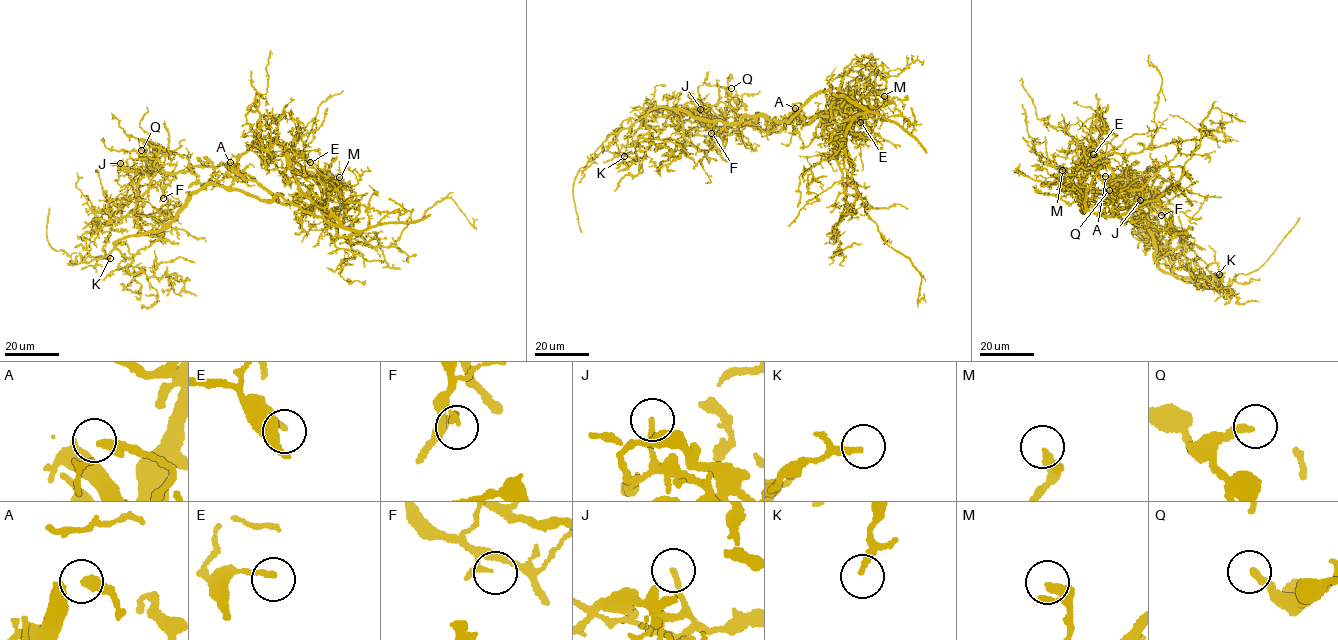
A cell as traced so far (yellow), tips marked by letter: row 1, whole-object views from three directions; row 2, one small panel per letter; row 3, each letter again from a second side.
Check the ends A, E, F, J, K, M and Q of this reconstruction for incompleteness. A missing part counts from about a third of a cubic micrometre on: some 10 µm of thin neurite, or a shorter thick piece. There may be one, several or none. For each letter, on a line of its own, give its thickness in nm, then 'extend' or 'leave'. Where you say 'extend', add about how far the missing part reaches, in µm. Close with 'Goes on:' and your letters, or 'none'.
A: 360 nm thick; leave
E: 200 nm thick; leave
F: 160 nm thick; leave
J: 160 nm thick; leave
K: 140 nm thick; leave
M: 200 nm thick; leave
Q: 240 nm thick; leave
Goes on: none

